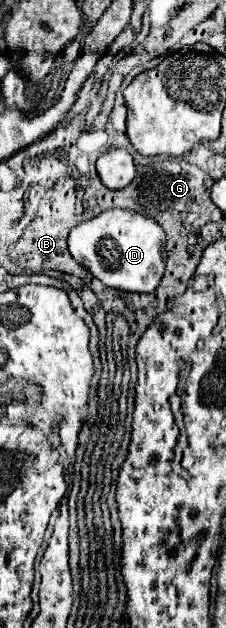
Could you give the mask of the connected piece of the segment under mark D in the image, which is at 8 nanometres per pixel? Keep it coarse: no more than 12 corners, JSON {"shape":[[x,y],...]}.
{"shape":[[109,209],[75,227],[73,259],[103,285],[151,293],[165,273],[155,219]]}

